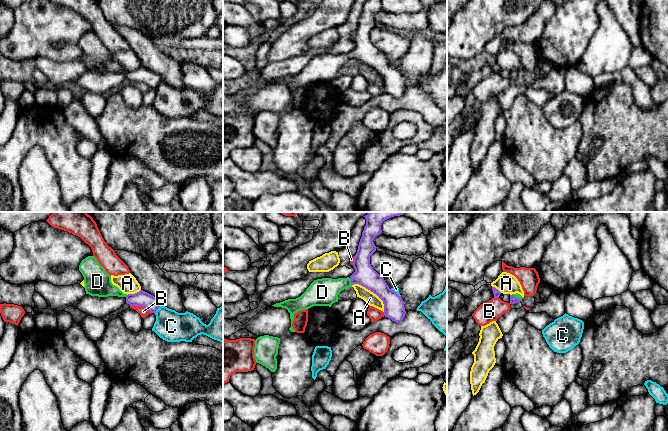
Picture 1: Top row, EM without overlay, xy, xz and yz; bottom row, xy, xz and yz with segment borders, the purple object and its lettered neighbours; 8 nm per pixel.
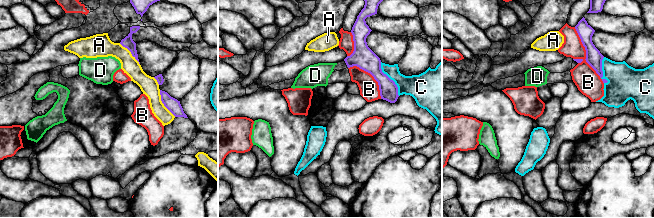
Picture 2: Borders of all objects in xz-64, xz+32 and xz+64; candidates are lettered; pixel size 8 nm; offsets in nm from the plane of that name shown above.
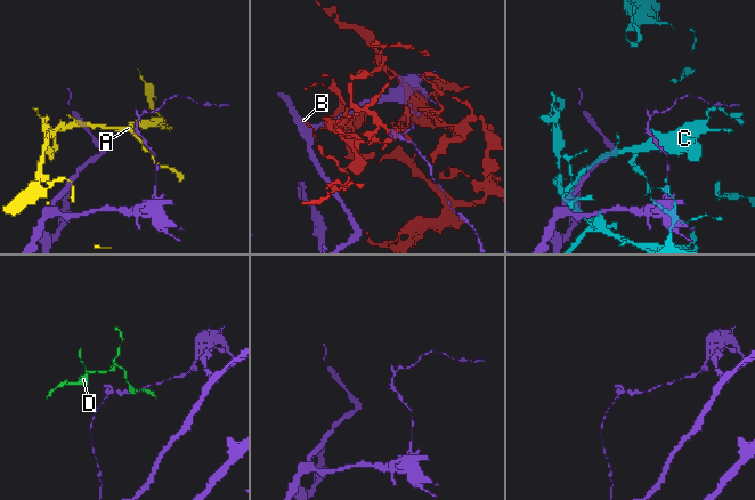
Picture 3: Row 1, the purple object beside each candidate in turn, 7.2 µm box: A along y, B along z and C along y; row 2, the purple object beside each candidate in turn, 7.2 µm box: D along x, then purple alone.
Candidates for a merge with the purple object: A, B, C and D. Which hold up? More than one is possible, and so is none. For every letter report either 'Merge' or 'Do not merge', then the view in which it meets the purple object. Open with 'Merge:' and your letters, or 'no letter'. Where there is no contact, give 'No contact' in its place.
Merge: D
A: Do not merge. Touches purple in xz
B: Do not merge. Touches purple in xy
C: Do not merge. Touches purple in xy
D: Merge. Touches purple in xz

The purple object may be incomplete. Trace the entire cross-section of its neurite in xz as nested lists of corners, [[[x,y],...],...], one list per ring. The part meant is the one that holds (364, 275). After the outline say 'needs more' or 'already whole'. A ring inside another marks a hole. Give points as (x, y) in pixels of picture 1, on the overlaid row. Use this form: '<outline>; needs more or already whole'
[[[369,212],[367,215],[364,216],[366,219],[366,225],[362,232],[362,237],[358,245],[357,253],[353,259],[353,267],[355,269],[355,272],[350,277],[338,279],[322,278],[314,280],[300,297],[296,299],[288,299],[272,305],[274,307],[282,307],[288,310],[291,319],[291,327],[289,328],[291,332],[295,332],[292,327],[295,313],[301,310],[309,309],[313,306],[331,307],[333,303],[338,302],[339,293],[344,289],[352,287],[354,284],[359,284],[365,287],[366,289],[376,294],[383,301],[385,317],[391,319],[396,323],[399,323],[404,319],[406,311],[402,297],[399,296],[394,290],[389,288],[384,278],[380,276],[370,264],[370,256],[376,251],[377,248],[373,240],[376,236],[382,233],[382,223],[386,219],[403,214],[404,212]]]; needs more

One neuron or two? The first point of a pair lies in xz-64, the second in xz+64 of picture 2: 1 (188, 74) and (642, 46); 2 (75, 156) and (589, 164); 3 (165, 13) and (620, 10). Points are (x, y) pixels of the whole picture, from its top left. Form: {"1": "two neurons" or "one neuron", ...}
{"1": "one neuron", "2": "two neurons", "3": "one neuron"}

